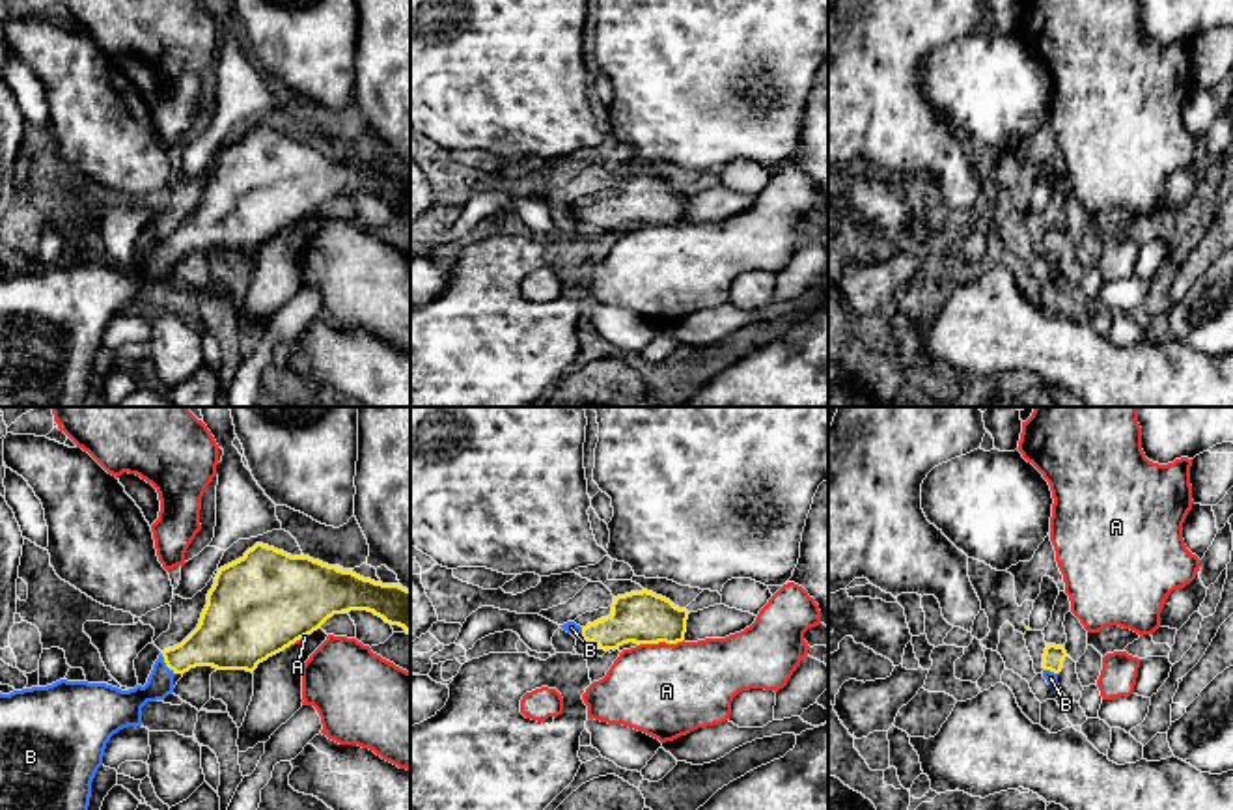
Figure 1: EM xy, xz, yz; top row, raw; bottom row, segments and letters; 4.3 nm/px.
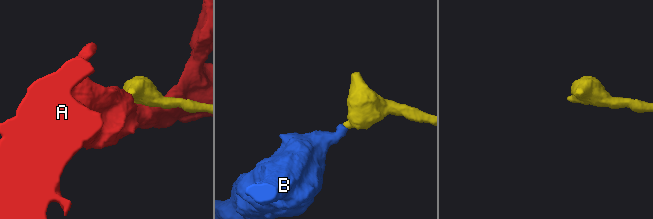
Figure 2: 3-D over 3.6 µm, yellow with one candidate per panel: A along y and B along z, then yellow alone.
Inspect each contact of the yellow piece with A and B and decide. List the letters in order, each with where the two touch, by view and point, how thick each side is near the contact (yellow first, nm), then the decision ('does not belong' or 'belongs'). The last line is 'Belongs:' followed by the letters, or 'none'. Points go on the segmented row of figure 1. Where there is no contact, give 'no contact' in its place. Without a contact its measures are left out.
A: xz (661, 641) | 220/400 nm | does not belong
B: xy (165, 661) | 240/130 nm | belongs
Belongs: B

